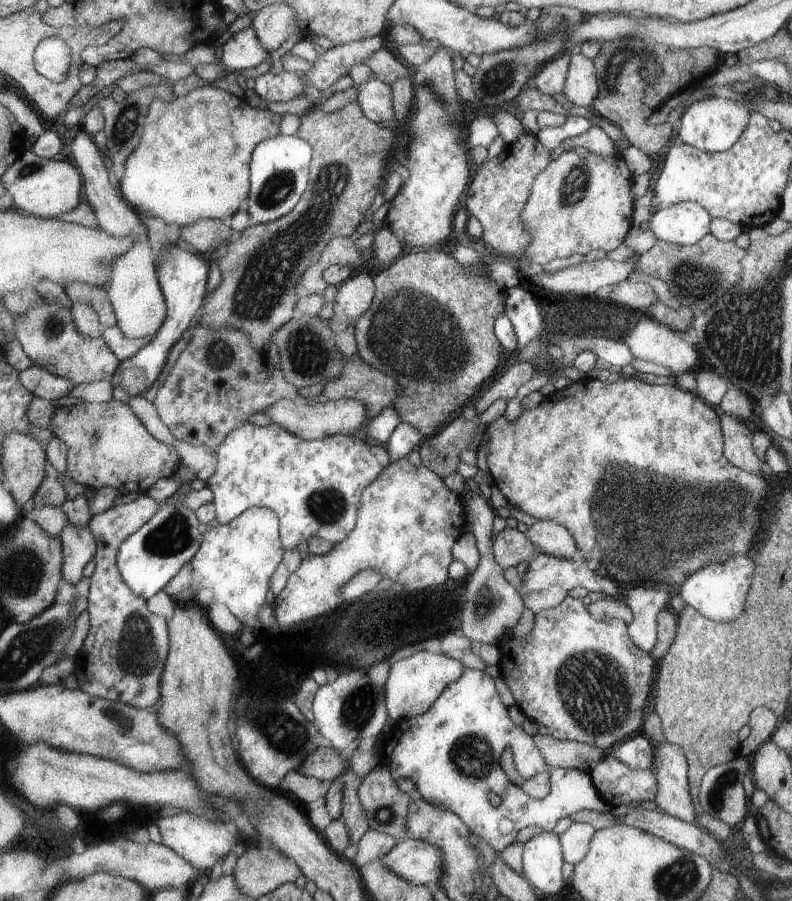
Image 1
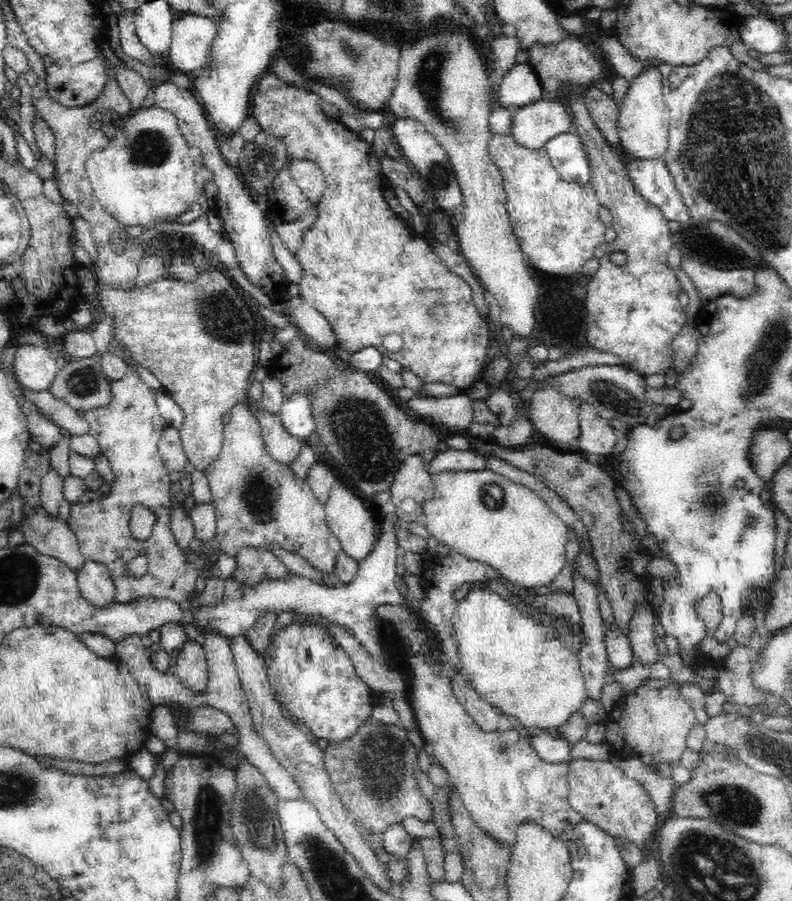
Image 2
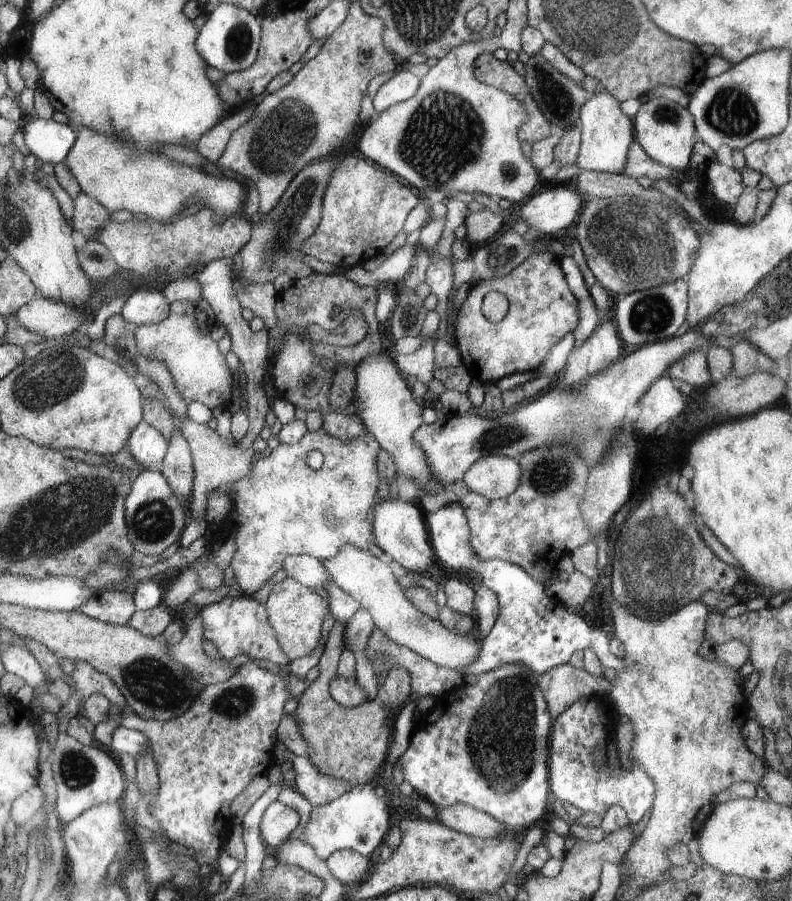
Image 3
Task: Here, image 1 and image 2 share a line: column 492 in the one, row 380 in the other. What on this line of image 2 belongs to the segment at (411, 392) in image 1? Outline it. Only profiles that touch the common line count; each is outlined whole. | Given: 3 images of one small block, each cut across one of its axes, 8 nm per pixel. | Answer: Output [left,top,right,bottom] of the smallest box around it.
[266,336,438,500]

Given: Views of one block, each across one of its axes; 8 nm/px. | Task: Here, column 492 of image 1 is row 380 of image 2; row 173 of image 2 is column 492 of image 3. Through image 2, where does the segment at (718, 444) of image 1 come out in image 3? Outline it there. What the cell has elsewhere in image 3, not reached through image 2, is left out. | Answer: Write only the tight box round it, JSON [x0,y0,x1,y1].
[455,250,577,384]

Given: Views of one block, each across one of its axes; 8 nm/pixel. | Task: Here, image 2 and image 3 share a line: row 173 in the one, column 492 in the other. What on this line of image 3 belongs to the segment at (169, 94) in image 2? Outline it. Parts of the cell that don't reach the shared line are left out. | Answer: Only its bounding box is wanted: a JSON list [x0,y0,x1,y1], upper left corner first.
[465,208,501,248]

